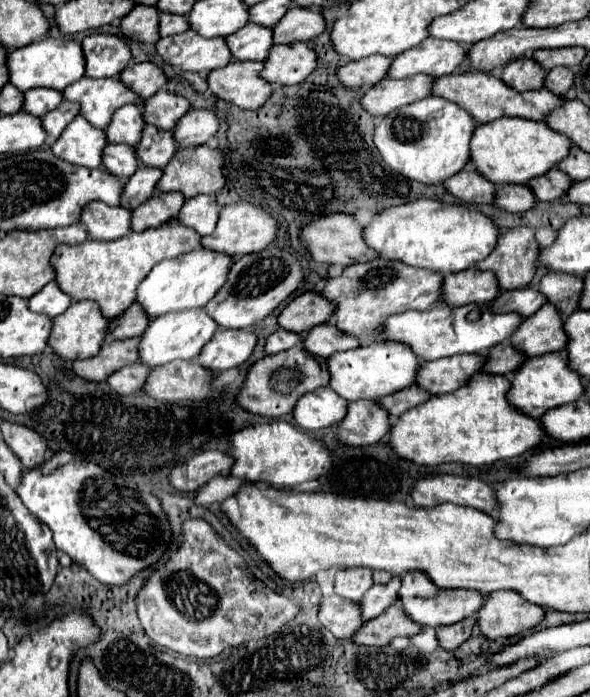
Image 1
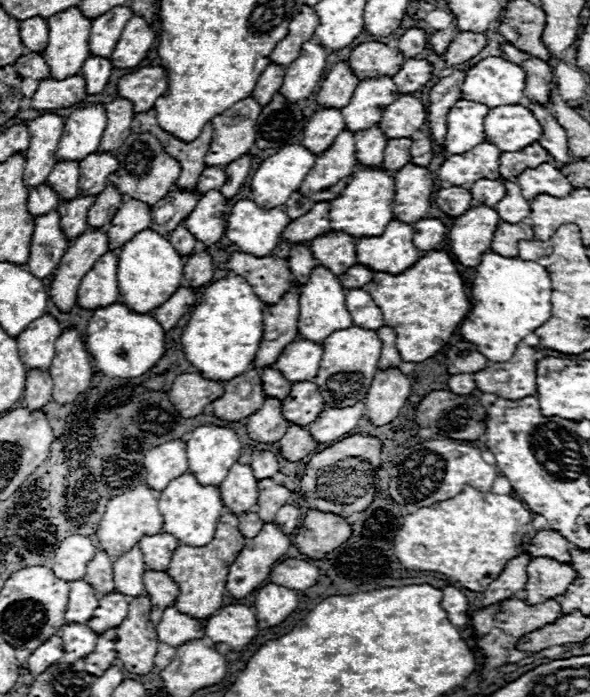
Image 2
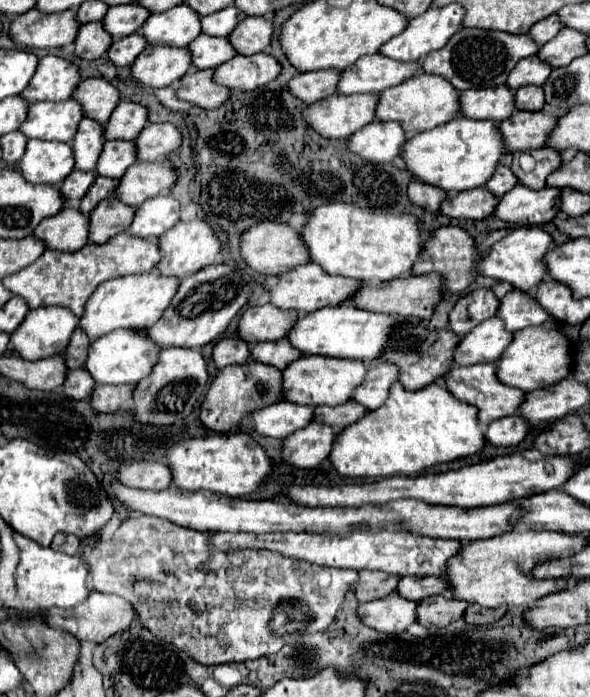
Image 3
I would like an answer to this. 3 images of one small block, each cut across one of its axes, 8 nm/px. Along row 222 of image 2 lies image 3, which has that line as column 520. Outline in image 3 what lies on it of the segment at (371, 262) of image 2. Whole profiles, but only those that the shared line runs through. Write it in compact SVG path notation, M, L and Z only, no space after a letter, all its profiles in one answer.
M476 364L476 366L464 366L464 368L452 368L450 374L446 376L448 380L448 390L462 402L468 402L472 406L476 406L480 412L478 412L478 420L482 426L488 426L490 422L498 420L498 418L504 418L504 416L510 416L510 414L516 414L526 392L518 390L518 388L512 388L512 386L506 386L498 380L496 376L496 364Z

